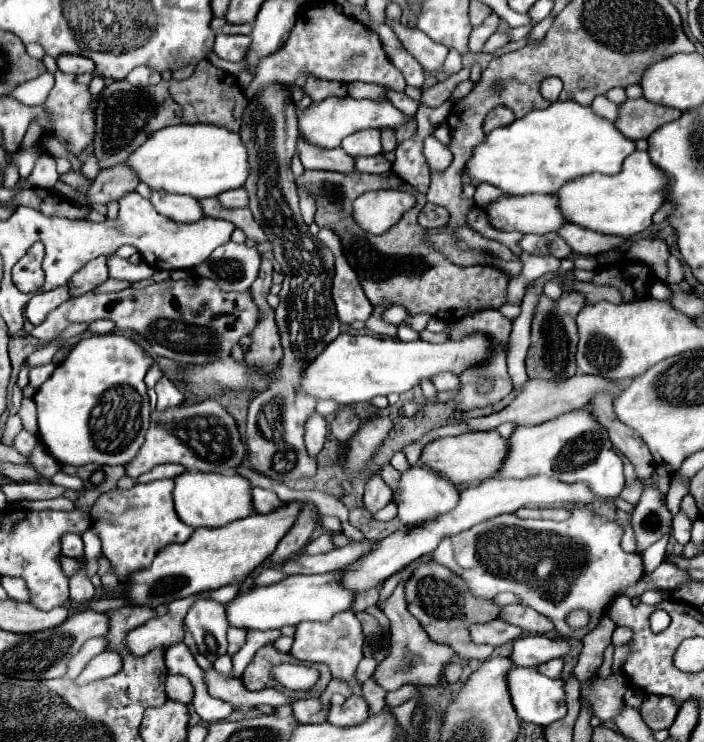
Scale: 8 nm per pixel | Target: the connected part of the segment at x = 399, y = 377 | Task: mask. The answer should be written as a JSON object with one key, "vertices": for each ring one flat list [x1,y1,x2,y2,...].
{"vertices":[[340,334,302,370,300,390,316,400,332,398,338,404,370,402,374,396,388,396,392,392,402,394,420,384,422,378,430,378,444,370,460,374,470,366,484,364,492,356,490,348,490,340,482,334,464,336,458,342,446,340,444,344,430,344,424,340,400,342,370,334]]}

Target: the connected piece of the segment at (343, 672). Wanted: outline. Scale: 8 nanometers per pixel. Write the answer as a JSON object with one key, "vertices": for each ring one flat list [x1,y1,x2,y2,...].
{"vertices":[[340,612,338,616,332,616,326,624,322,622,302,622,296,626,294,632,294,644,290,648,290,654,300,662,316,662,326,664,334,678,344,680,354,696,362,696,362,684,356,680,356,666,362,660,362,644,364,634,360,628,358,618,354,612]]}

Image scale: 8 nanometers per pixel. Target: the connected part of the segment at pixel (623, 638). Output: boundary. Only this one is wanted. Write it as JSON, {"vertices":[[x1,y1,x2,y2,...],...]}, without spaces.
{"vertices":[[617,627,612,634,611,643,614,647,618,647,629,642,632,636,633,632,630,628]]}

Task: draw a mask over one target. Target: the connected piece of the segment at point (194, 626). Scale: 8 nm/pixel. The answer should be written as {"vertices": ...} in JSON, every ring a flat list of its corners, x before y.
{"vertices":[[198,598,190,612,186,614,184,624,192,632,198,652,204,654,210,662,226,654,228,642,226,642,226,630,228,620,224,612,224,604,218,604,214,600]]}

